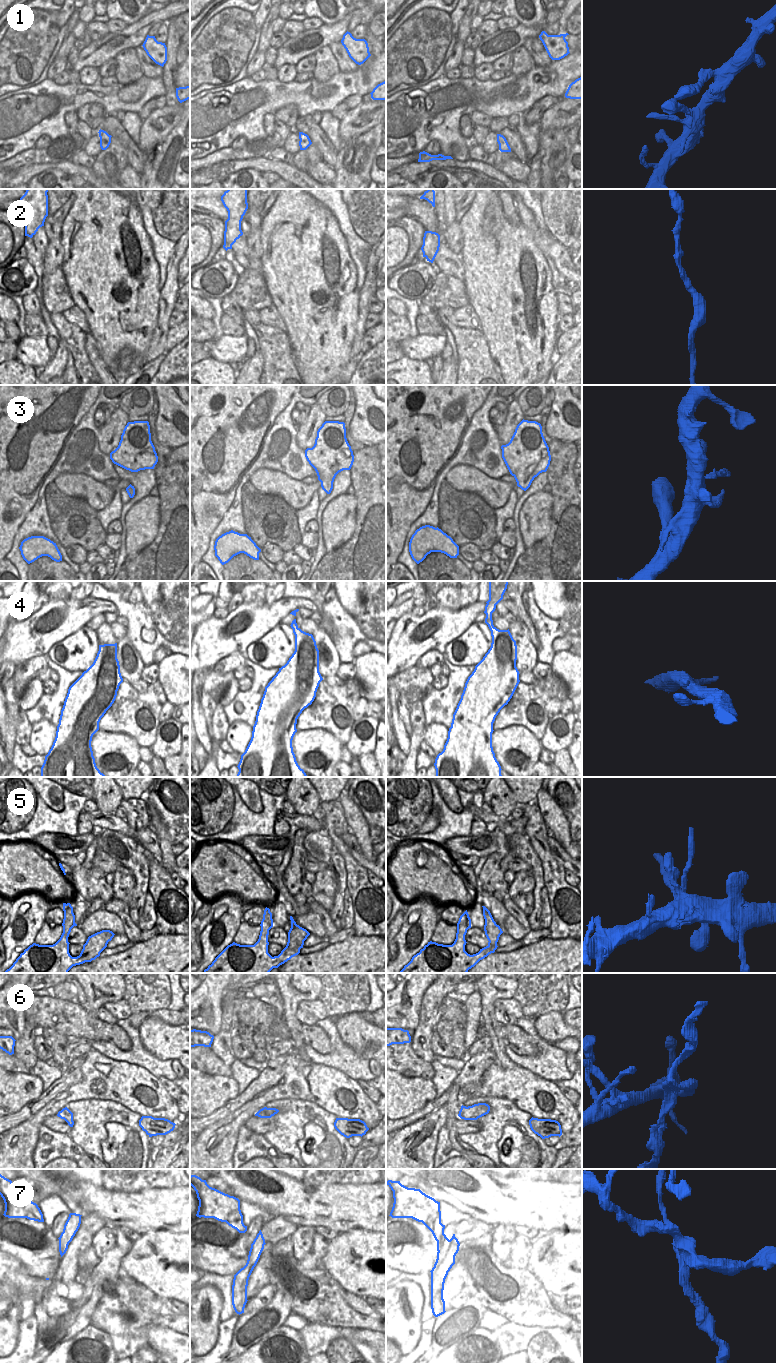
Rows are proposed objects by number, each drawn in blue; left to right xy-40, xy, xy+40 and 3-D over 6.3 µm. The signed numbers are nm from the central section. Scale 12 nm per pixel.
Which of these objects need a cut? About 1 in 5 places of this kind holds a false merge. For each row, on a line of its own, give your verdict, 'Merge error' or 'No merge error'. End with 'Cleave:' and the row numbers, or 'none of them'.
1: No merge error
2: No merge error
3: No merge error
4: No merge error
5: No merge error
6: Merge error
7: Merge error
Cleave: 6, 7

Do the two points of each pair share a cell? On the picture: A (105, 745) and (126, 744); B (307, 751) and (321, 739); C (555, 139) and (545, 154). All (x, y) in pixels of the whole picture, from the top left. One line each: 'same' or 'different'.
A: same
B: same
C: same

